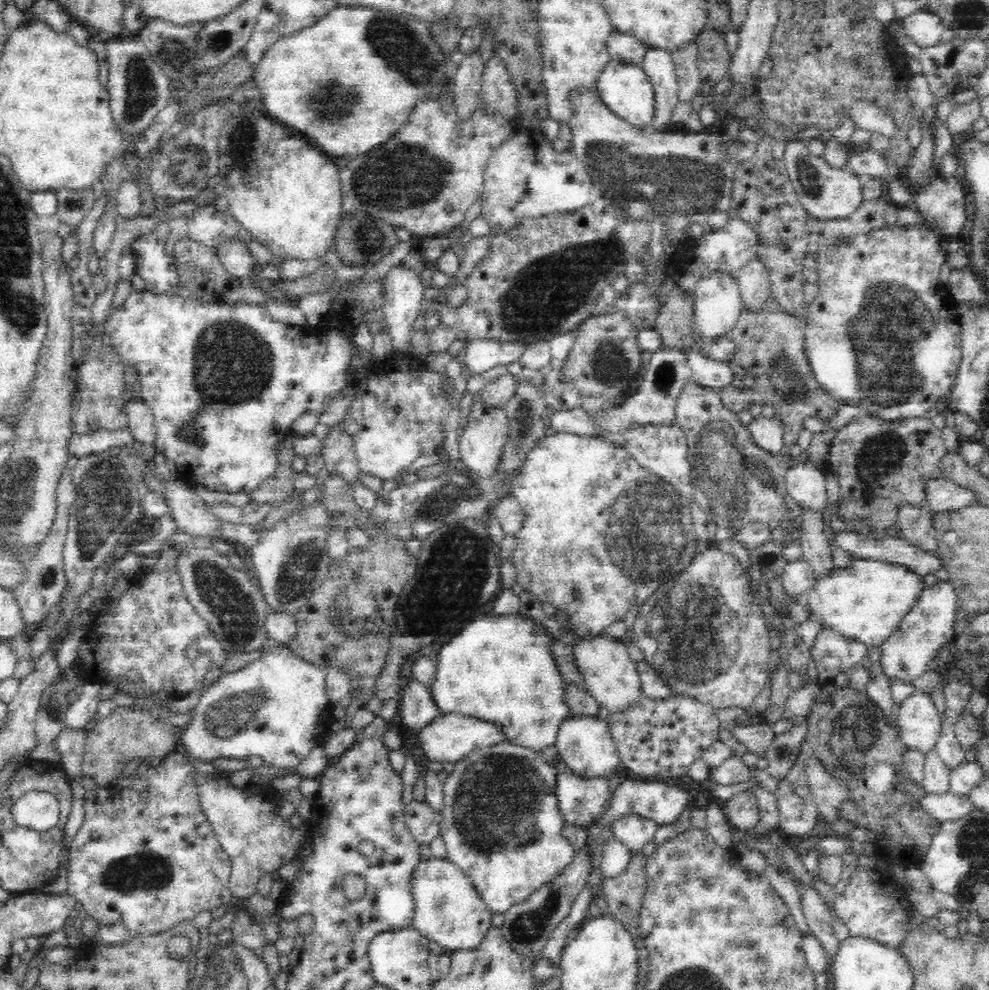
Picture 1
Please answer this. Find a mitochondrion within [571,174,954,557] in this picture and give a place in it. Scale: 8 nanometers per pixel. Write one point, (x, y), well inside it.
(888, 323)

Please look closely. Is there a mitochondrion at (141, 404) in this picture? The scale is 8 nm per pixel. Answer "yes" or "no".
no

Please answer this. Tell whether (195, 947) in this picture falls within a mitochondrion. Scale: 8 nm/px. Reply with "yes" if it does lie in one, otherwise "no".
yes

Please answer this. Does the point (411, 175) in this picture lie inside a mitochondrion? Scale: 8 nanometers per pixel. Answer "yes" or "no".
yes

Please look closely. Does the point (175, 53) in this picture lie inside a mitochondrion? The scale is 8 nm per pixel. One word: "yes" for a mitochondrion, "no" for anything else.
yes

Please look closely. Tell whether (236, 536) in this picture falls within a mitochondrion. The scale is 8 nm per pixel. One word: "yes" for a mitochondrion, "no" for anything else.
no

